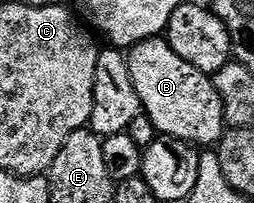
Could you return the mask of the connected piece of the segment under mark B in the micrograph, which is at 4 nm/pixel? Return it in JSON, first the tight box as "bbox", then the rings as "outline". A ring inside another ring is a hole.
{"bbox":[128,37,227,147],"outline":[[[152,37],[150,41],[141,41],[128,50],[129,70],[131,71],[131,83],[135,83],[135,91],[141,100],[141,108],[144,116],[151,119],[158,134],[162,138],[174,141],[186,141],[194,147],[213,147],[220,141],[222,133],[227,126],[223,115],[223,103],[215,91],[210,74],[191,67],[175,51],[171,51],[169,42],[161,37]]]}

